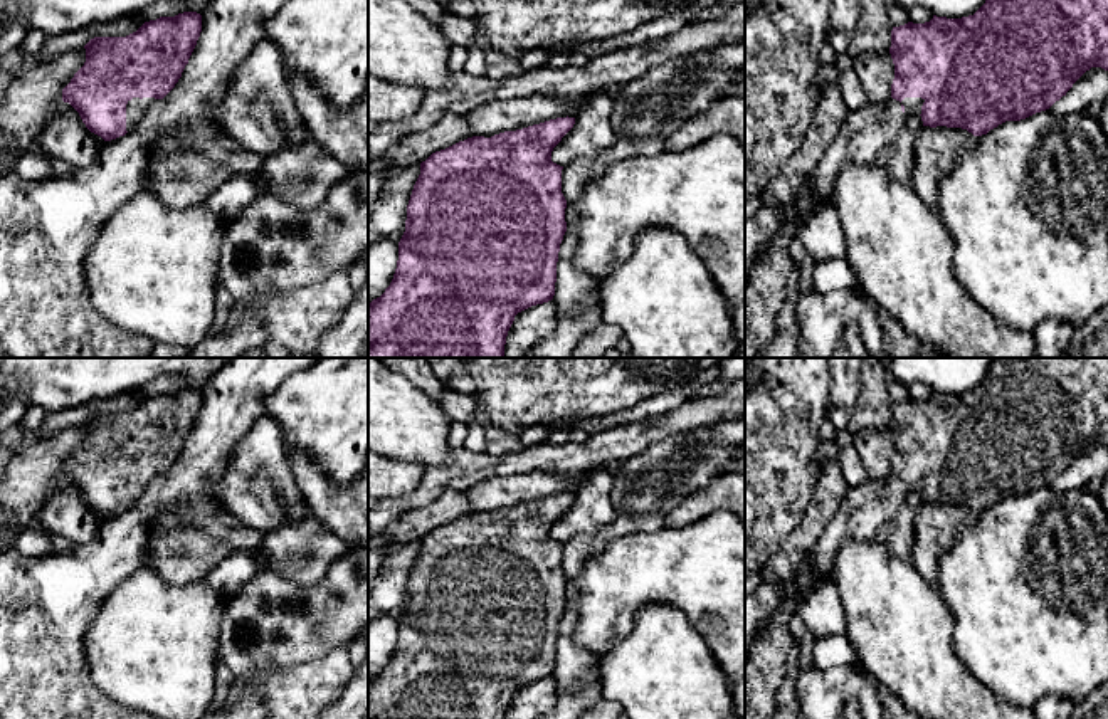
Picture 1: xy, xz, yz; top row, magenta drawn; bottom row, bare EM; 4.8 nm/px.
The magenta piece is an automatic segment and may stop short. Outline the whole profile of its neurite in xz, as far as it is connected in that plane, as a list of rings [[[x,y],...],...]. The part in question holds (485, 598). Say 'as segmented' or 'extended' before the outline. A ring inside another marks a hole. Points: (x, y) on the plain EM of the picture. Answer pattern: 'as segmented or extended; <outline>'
as segmented; [[[567,492],[516,507],[504,507],[491,514],[472,512],[432,529],[420,539],[420,551],[407,581],[405,608],[398,618],[398,637],[393,655],[385,669],[368,680],[368,719],[506,719],[508,707],[518,689],[553,675],[558,628],[567,608],[567,576],[562,569],[563,543],[551,538],[551,527],[573,501],[575,494]]]

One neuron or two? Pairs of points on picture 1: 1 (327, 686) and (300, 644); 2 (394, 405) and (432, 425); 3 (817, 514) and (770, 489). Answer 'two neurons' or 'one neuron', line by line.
1: two neurons
2: one neuron
3: two neurons

